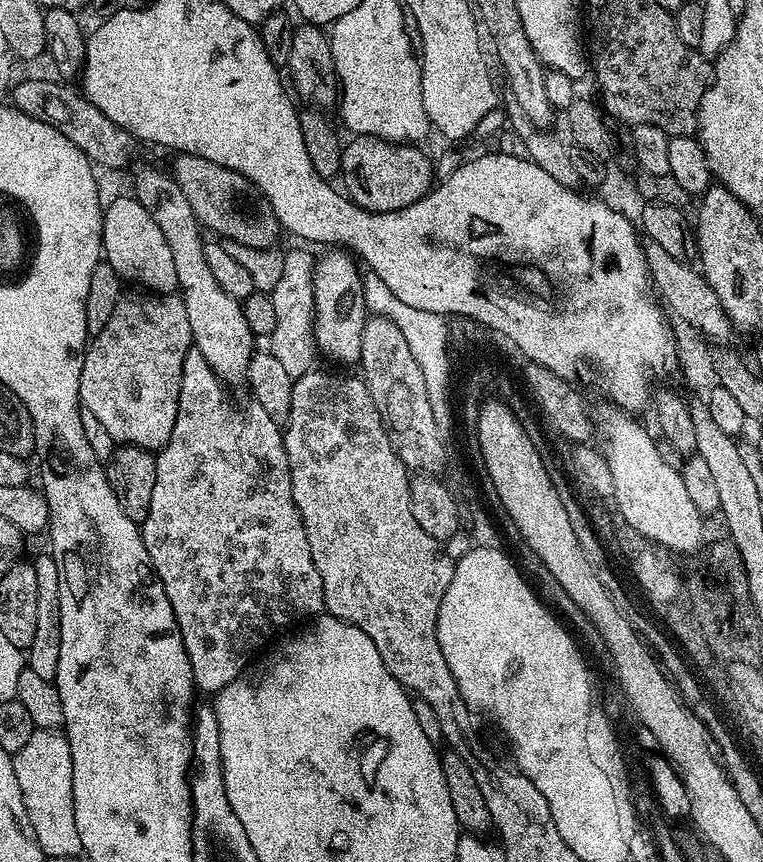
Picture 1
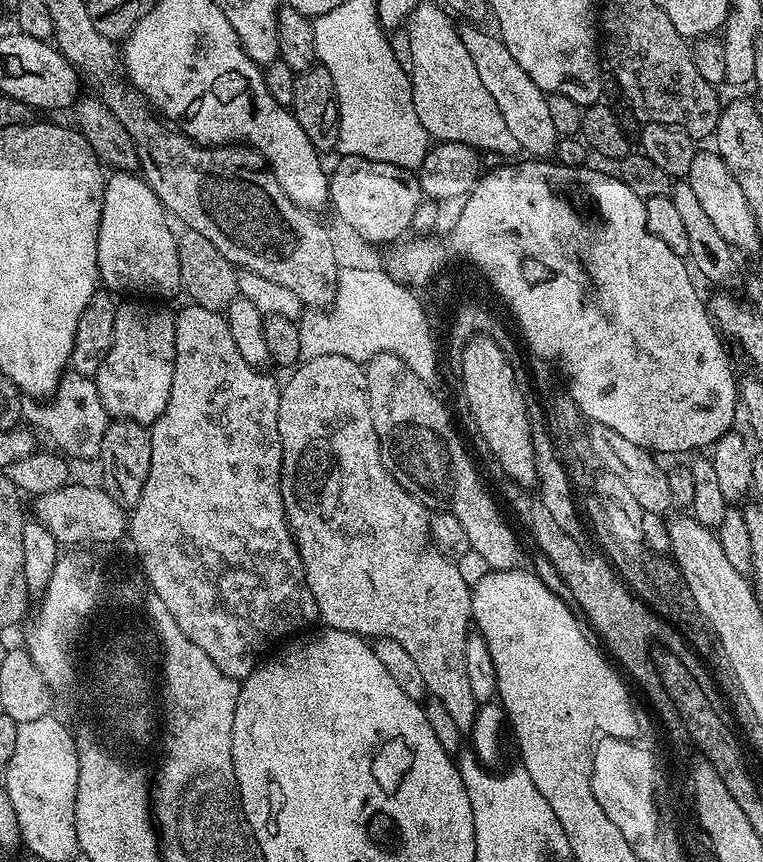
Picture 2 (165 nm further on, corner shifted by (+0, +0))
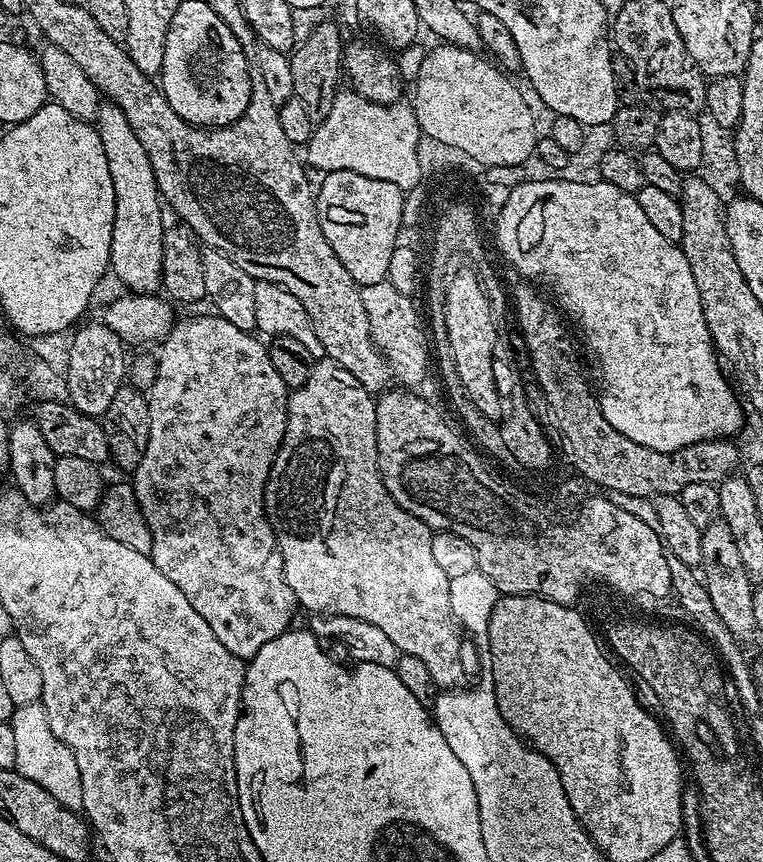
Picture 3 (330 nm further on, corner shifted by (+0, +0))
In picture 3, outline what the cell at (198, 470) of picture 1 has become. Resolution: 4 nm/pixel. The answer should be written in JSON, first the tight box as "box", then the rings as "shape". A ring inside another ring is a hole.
{"box":[130,314,298,661],"shape":[[[218,314],[212,316],[192,316],[189,320],[177,319],[173,323],[172,328],[168,331],[168,335],[164,337],[159,345],[160,352],[156,356],[156,377],[152,383],[152,387],[147,389],[146,395],[148,398],[148,441],[146,442],[146,454],[142,454],[142,462],[138,462],[134,475],[131,477],[130,483],[136,489],[136,497],[138,498],[138,506],[142,506],[142,514],[146,518],[146,526],[150,526],[150,538],[152,539],[152,551],[150,553],[154,566],[158,566],[158,570],[162,570],[162,574],[166,574],[166,578],[170,578],[170,582],[174,582],[174,586],[178,586],[178,590],[182,590],[182,594],[186,594],[186,599],[189,600],[190,606],[194,606],[194,610],[198,610],[198,614],[202,614],[202,618],[206,618],[206,622],[210,622],[210,630],[214,630],[214,634],[218,637],[218,642],[222,642],[222,646],[226,646],[226,650],[230,650],[230,654],[234,654],[242,661],[251,660],[254,654],[258,654],[258,650],[262,646],[266,646],[266,642],[271,642],[274,638],[278,638],[278,634],[289,631],[293,627],[296,612],[298,613],[298,605],[294,590],[290,590],[290,582],[286,582],[286,574],[282,570],[282,554],[278,550],[278,542],[274,538],[274,530],[268,521],[268,515],[264,513],[264,491],[266,490],[266,482],[270,478],[270,470],[274,466],[274,458],[278,454],[278,450],[284,441],[286,434],[286,418],[288,417],[288,398],[290,389],[282,382],[282,377],[274,370],[274,365],[270,360],[268,353],[269,345],[263,339],[255,340],[257,337],[251,332],[243,332],[238,330],[238,326],[234,326],[231,322],[226,322],[226,318],[222,318]]]}

